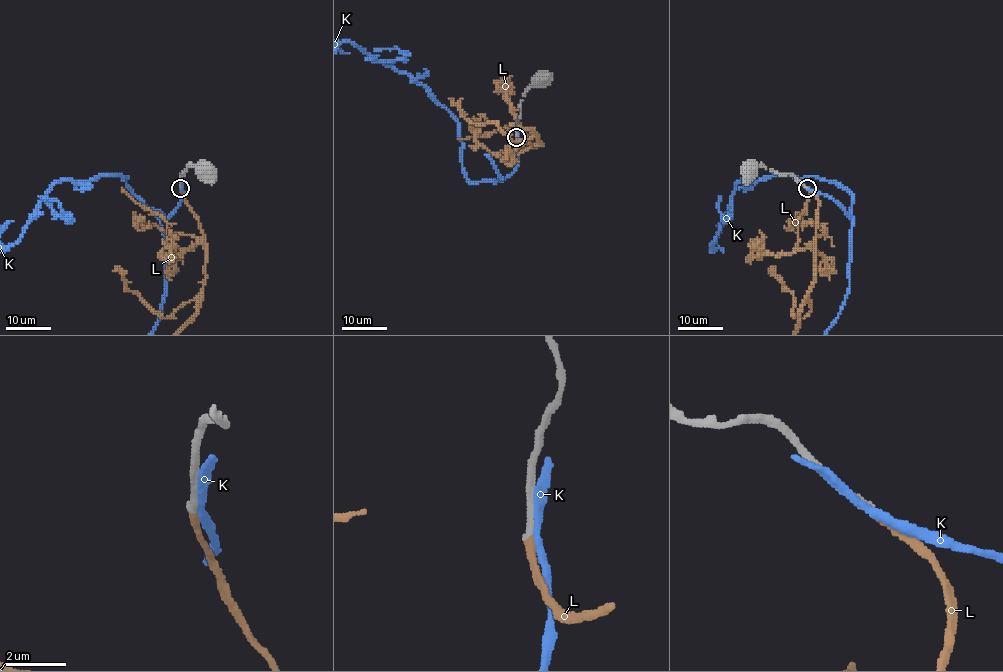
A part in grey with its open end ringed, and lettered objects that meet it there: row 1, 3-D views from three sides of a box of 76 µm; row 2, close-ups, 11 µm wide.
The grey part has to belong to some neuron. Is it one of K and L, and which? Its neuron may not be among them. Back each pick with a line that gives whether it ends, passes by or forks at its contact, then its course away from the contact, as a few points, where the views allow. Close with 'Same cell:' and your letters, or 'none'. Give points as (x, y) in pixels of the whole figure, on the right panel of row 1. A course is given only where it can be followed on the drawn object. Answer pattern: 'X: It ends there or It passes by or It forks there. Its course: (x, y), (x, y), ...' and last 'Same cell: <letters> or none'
L: It ends there
Same cell: L

